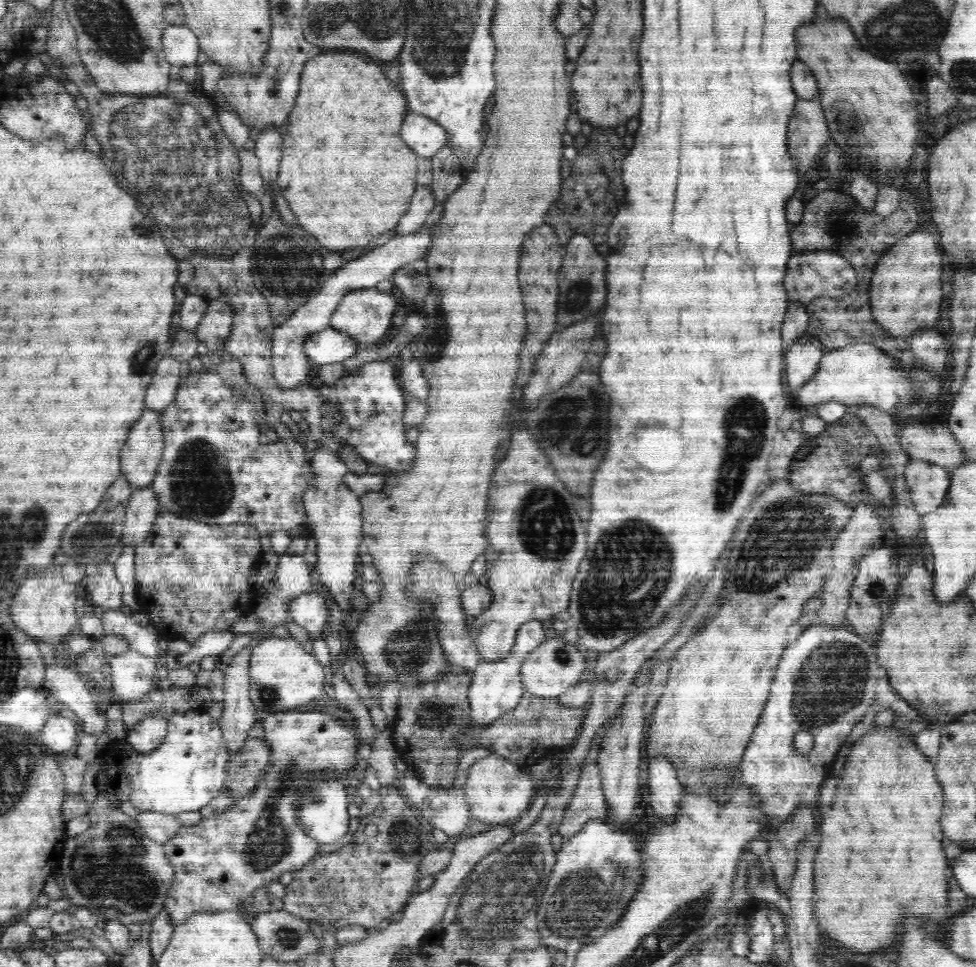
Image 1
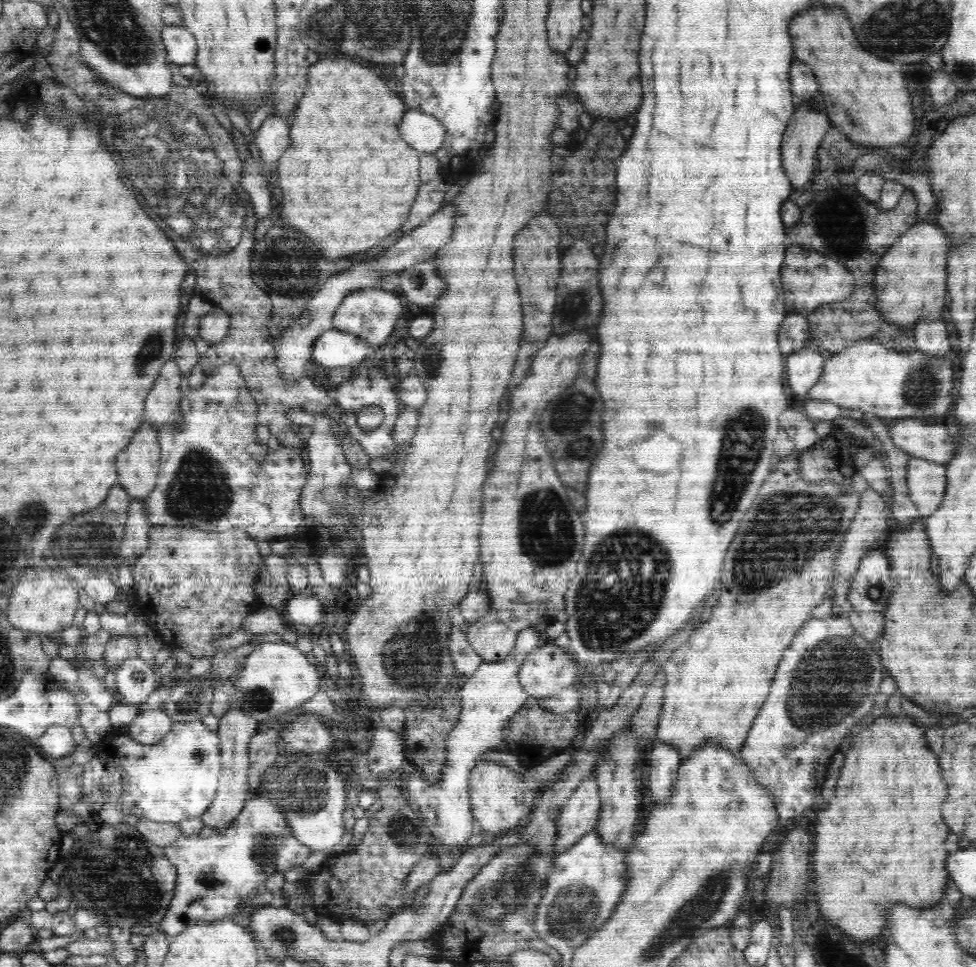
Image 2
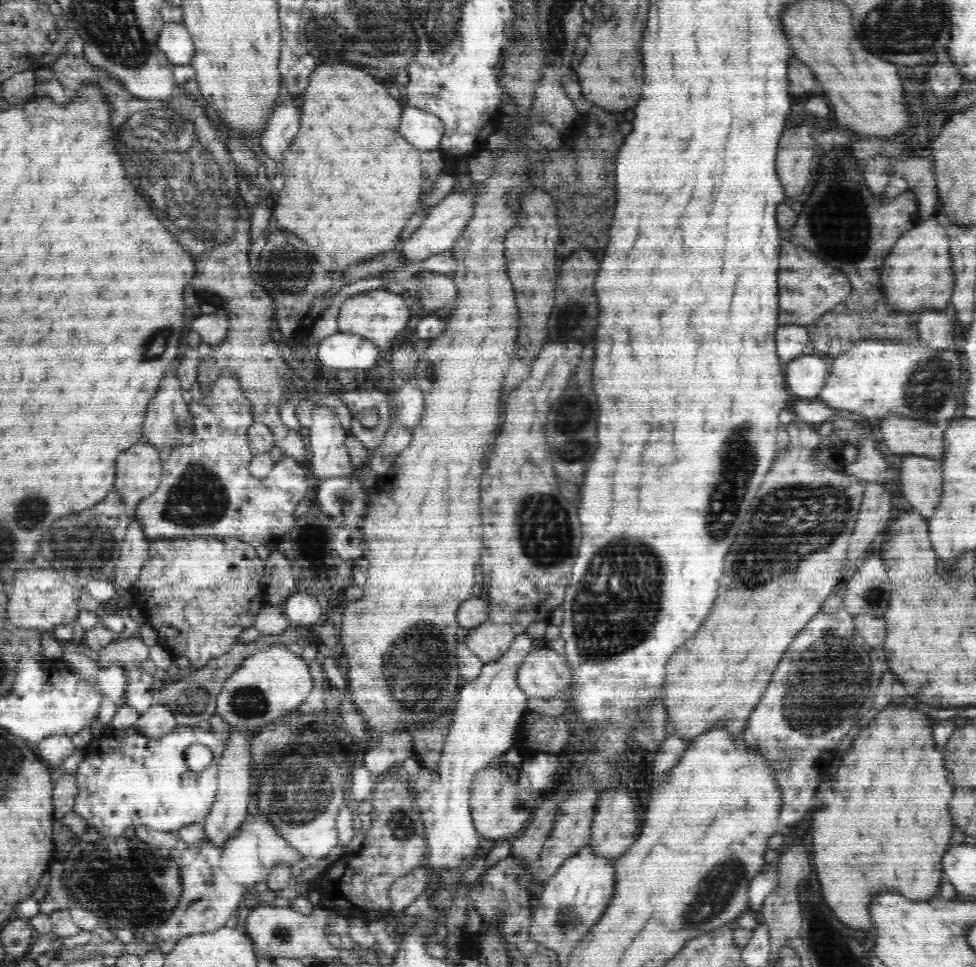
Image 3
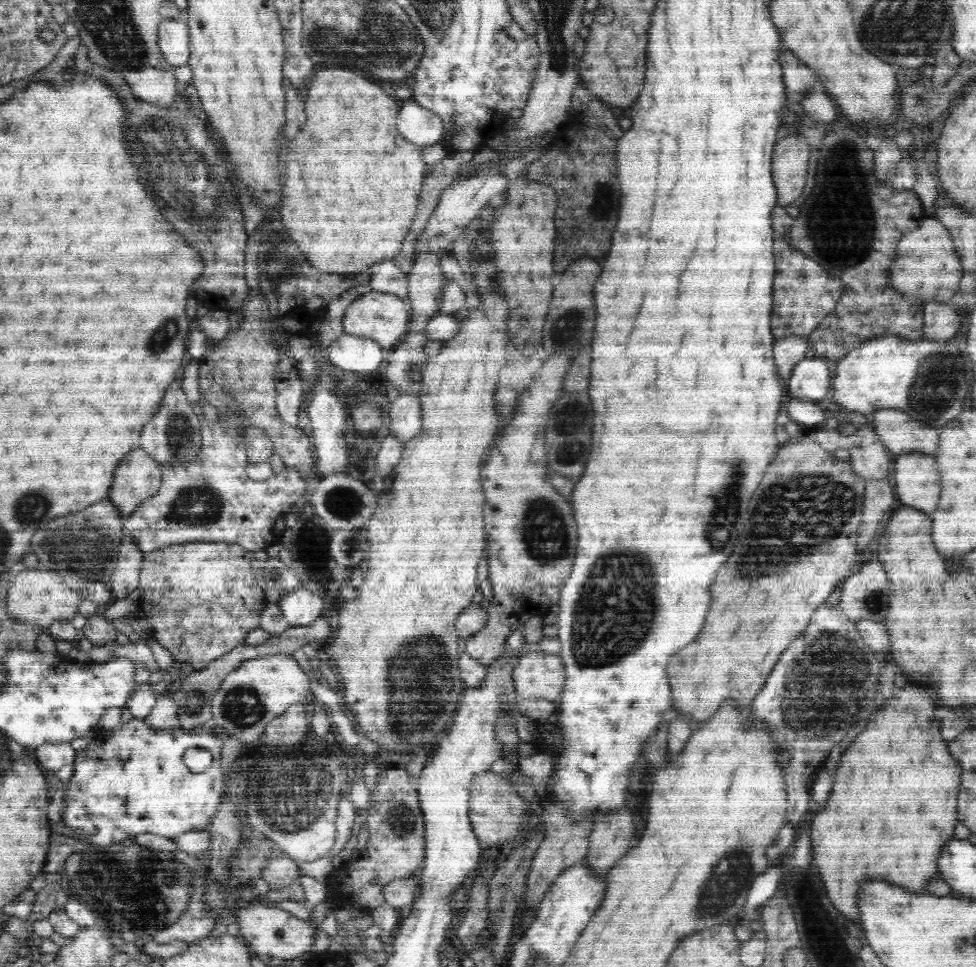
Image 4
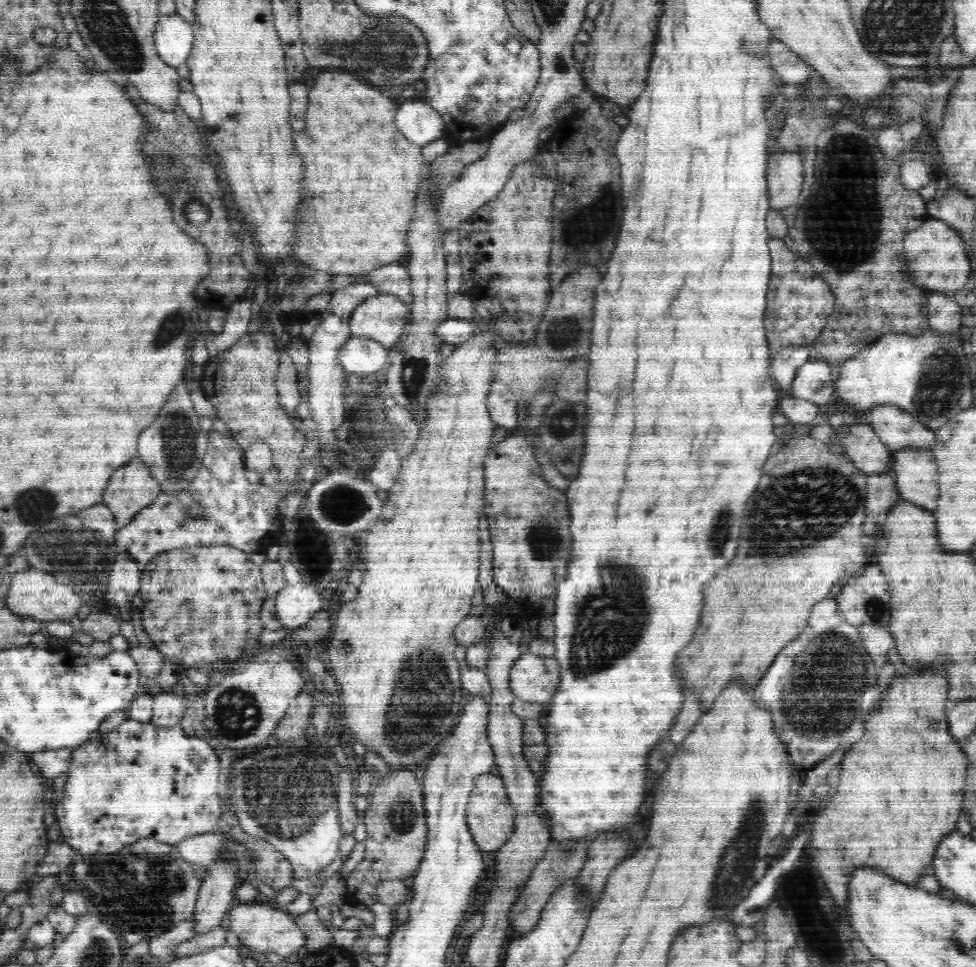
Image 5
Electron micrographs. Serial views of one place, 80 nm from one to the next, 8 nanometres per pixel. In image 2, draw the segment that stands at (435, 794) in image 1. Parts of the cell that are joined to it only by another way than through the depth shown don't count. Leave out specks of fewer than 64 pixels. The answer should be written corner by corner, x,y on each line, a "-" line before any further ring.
534,626
521,630
517,634
514,648
504,660
480,664
474,676
461,686
463,710
459,714
456,726
448,733
447,762
438,784
431,785
420,770
412,771
408,780
402,782
405,794
419,812
426,831
436,842
443,844
446,850
461,852
464,847
467,847
468,840
472,838
472,831
476,825
469,799
470,772
472,768
476,768
478,762
484,761
482,758
484,752
497,751
500,740
504,740
504,734
502,734
504,726
508,724
510,716
514,716
524,706
525,700
529,697
520,684
518,672
531,652
541,646
538,633

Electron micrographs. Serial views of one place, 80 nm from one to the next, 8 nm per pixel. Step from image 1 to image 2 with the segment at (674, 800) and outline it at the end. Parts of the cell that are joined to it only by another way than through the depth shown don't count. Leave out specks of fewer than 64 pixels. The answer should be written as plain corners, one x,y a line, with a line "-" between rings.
668,743
654,744
648,762
649,789
654,802
664,802
664,798
670,798
680,765
680,751
676,747
668,746

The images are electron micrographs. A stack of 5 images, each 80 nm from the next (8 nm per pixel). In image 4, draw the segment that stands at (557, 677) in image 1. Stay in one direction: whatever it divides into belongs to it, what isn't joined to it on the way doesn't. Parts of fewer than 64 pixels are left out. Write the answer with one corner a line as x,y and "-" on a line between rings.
527,652
512,671
512,680
520,698
557,701
565,685
565,666
559,655

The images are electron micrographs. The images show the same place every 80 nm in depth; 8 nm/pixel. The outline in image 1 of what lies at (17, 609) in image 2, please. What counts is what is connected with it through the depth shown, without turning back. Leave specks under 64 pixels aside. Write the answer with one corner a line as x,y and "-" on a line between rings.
32,574
28,580
16,590
12,597
10,614
16,626
30,635
36,642
46,642
59,648
64,646
68,634
78,629
79,620
76,619
76,594
75,584
64,582
58,574

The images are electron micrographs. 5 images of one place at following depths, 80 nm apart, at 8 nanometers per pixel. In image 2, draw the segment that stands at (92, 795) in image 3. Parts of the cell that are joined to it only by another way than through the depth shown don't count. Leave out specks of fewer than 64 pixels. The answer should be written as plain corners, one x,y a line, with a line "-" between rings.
172,722
172,730
156,744
144,745
128,736
127,729
112,728
110,732
94,743
94,757
83,764
83,797
88,802
91,822
103,821
103,824
118,824
128,816
179,824
184,818
202,816
215,798
222,771
221,744
219,733
210,732
202,722

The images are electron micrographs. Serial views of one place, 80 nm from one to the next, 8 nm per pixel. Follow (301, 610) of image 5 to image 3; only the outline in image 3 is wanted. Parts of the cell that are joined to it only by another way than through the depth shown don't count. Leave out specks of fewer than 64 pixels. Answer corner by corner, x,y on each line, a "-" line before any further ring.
292,593
281,607
293,624
311,627
323,616
315,596
309,597
302,593

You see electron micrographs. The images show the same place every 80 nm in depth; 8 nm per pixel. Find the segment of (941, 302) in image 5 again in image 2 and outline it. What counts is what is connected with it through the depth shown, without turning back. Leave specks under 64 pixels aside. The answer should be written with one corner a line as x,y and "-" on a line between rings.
922,318
914,324
912,330
918,351
934,357
948,357
952,354
946,321
943,318

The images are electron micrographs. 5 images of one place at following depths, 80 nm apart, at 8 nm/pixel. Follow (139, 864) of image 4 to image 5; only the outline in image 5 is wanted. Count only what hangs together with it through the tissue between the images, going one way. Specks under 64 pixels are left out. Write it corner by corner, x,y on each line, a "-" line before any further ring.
118,852
112,855
78,858
72,865
74,873
69,880
72,886
88,901
90,900
104,914
108,922
120,928
122,934
125,932
140,933
147,941
168,932
181,921
192,918
203,882
203,879
198,878
192,869
191,862
181,859
176,854
140,857
139,853
122,856

